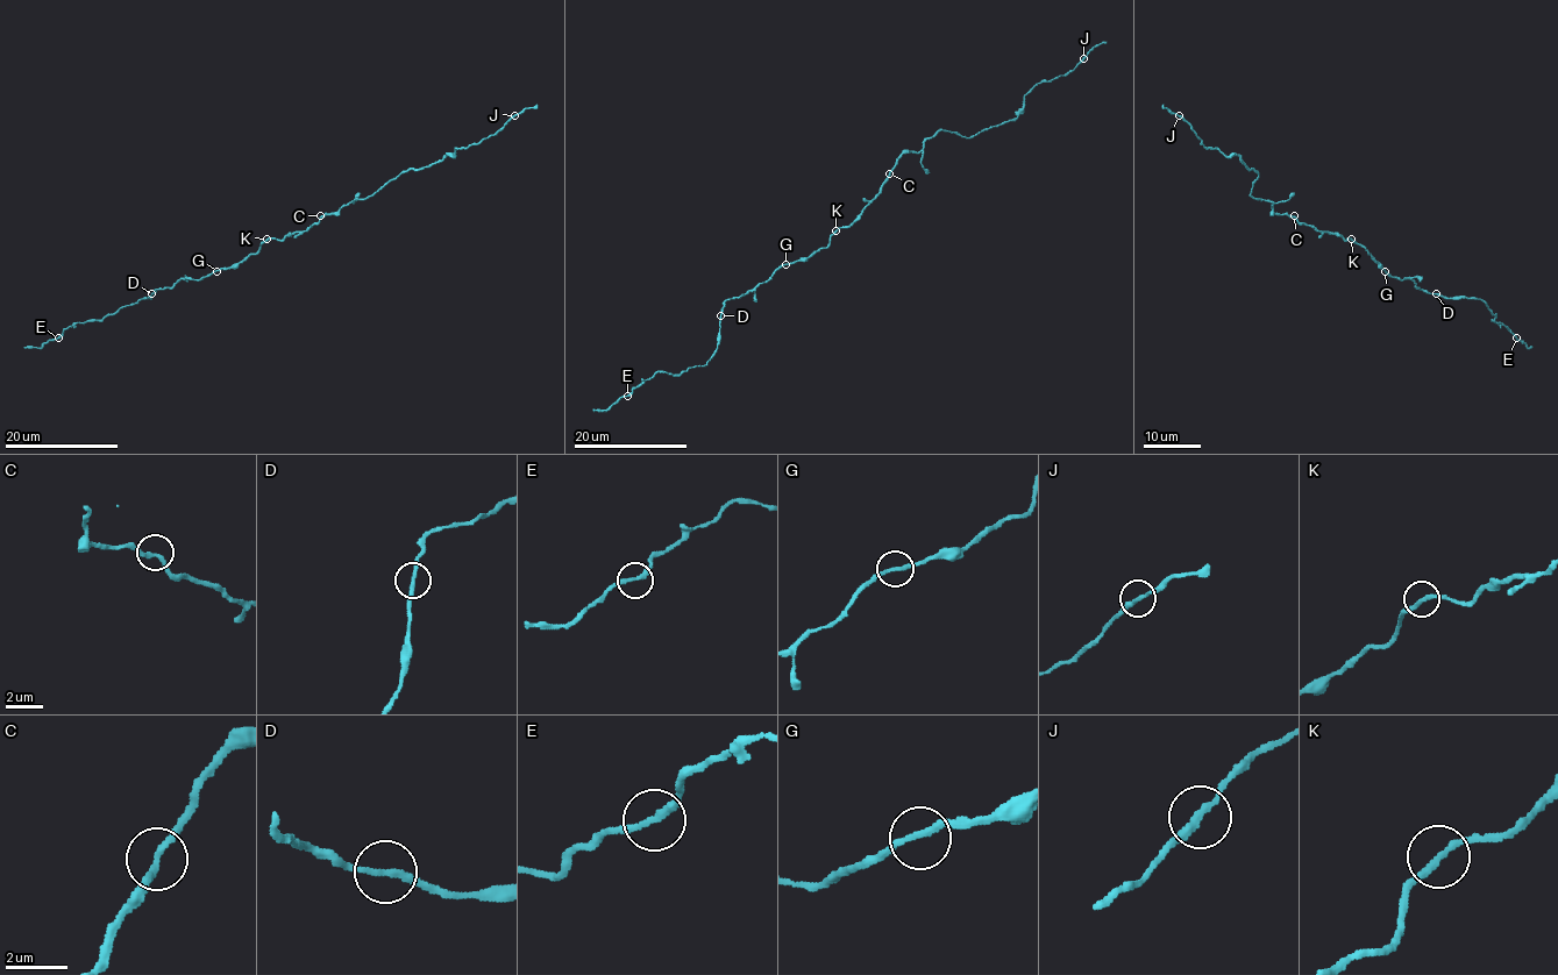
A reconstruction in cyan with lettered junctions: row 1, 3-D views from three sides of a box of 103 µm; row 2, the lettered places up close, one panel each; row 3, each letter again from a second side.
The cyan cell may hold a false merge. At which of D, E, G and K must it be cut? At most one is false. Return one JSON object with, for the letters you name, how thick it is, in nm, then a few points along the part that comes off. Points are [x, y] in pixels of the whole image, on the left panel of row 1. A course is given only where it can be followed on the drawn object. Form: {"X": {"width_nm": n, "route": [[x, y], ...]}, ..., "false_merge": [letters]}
{"false_merge": []}

